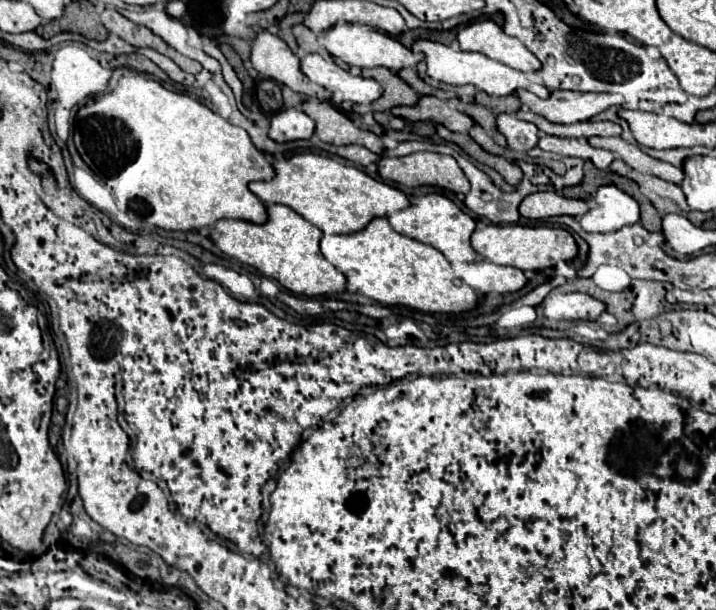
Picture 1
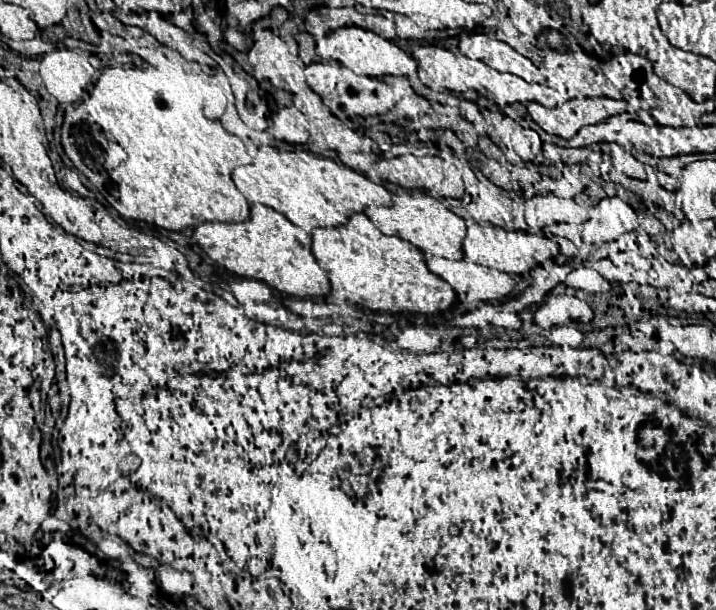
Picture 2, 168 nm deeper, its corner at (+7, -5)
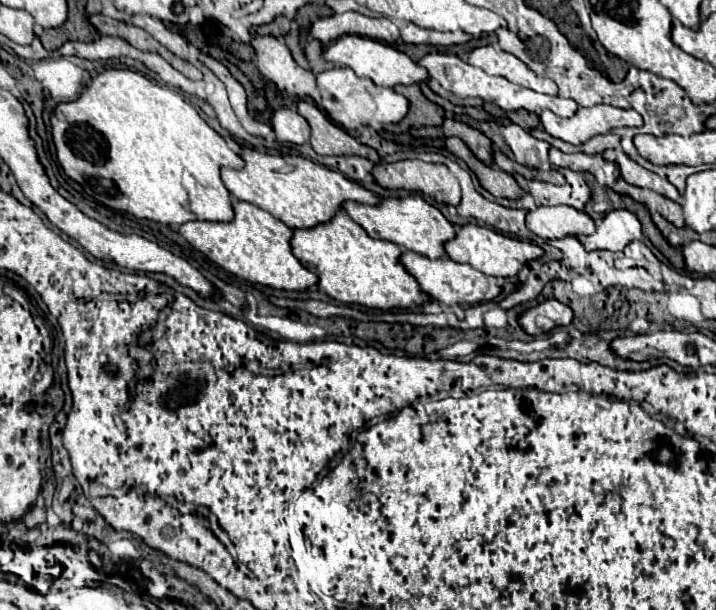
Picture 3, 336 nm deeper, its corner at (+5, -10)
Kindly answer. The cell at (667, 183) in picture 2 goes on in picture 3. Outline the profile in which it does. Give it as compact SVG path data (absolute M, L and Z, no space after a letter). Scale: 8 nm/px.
M623 151L617 153L617 165L621 169L621 175L627 183L635 185L635 187L645 187L645 189L651 189L659 195L665 195L673 201L677 201L679 193L677 189L667 181L667 179L661 179L657 173L651 173L647 169L643 169L641 165L637 165L633 159L629 159Z

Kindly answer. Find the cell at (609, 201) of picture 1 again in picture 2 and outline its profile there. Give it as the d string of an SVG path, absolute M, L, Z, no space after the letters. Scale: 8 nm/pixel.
M601 198L589 208L589 216L581 226L581 240L585 244L611 242L623 232L637 230L637 214L621 198Z

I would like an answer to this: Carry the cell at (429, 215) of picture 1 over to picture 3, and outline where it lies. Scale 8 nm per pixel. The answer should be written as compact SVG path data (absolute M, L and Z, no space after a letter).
M409 195L409 197L395 197L395 199L381 199L377 205L363 205L357 201L345 201L341 207L349 213L349 217L359 223L371 237L375 239L385 239L401 249L409 249L415 253L421 253L429 259L439 259L445 255L443 243L455 237L455 227L443 217L439 209L429 205L423 197L419 195Z

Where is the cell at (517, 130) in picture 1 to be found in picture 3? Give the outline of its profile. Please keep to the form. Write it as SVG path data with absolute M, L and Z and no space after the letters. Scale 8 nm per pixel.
M511 123L503 129L503 137L507 141L507 145L511 147L511 151L515 153L517 163L525 165L525 167L535 167L539 169L543 163L547 163L547 151L549 151L549 143L539 141L535 137L531 137L525 129L521 129L519 125Z

